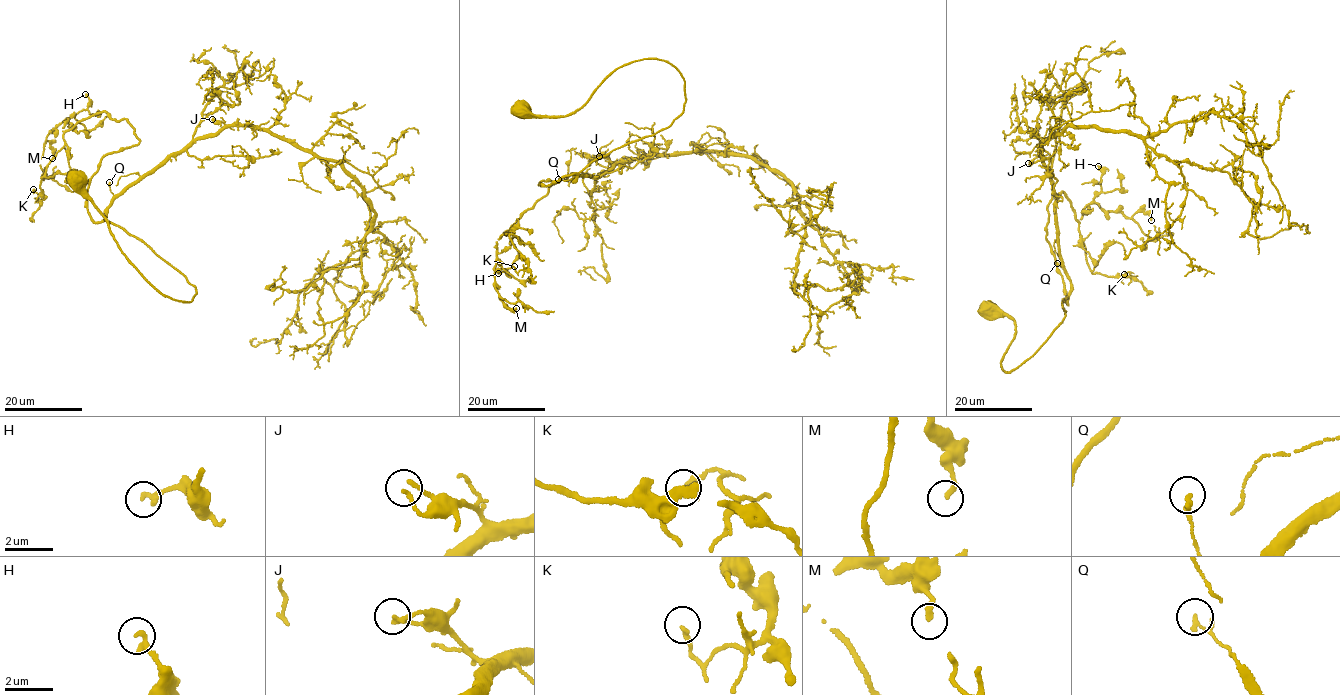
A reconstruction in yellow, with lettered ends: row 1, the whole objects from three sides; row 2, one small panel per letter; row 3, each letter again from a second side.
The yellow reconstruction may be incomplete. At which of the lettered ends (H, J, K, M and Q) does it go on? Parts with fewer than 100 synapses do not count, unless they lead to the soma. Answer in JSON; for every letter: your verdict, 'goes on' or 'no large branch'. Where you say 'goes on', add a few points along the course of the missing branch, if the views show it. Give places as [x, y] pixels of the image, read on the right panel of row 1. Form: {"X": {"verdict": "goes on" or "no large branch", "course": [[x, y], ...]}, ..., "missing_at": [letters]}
{"H": {"verdict": "no large branch"}, "J": {"verdict": "no large branch"}, "K": {"verdict": "no large branch"}, "M": {"verdict": "no large branch"}, "Q": {"verdict": "no large branch"}, "missing_at": []}

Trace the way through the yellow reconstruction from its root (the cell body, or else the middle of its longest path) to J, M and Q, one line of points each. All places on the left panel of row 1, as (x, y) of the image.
J: (77, 180), (130, 264), (164, 296), (189, 301), (195, 287), (107, 220), (105, 209), (223, 126), (212, 119)
M: (77, 180), (137, 271), (192, 300), (88, 214), (100, 159), (139, 142), (128, 120), (64, 119), (52, 158)
Q: (77, 180), (137, 271), (164, 296), (192, 300), (196, 288), (187, 277), (107, 220), (109, 182)

